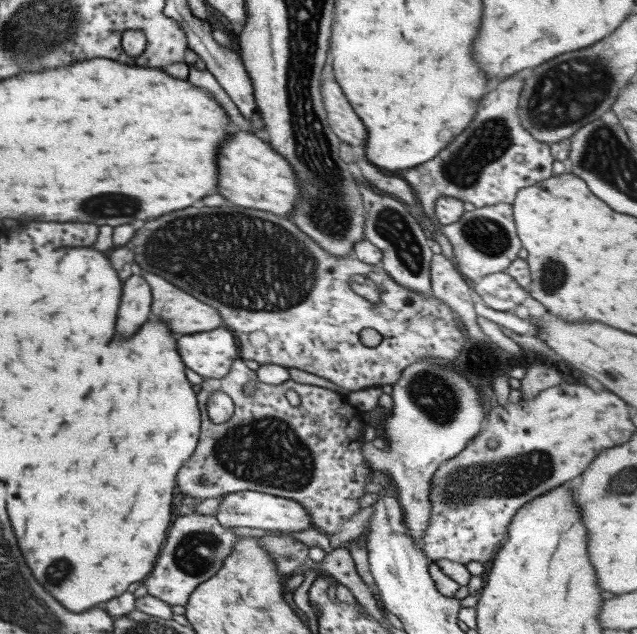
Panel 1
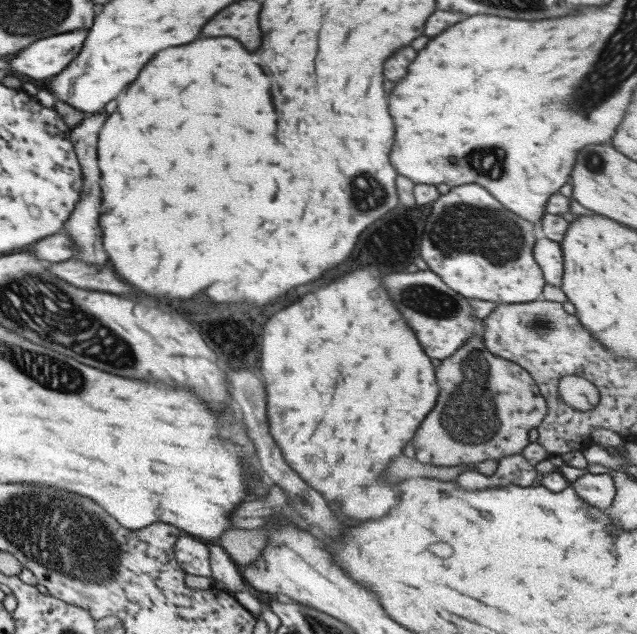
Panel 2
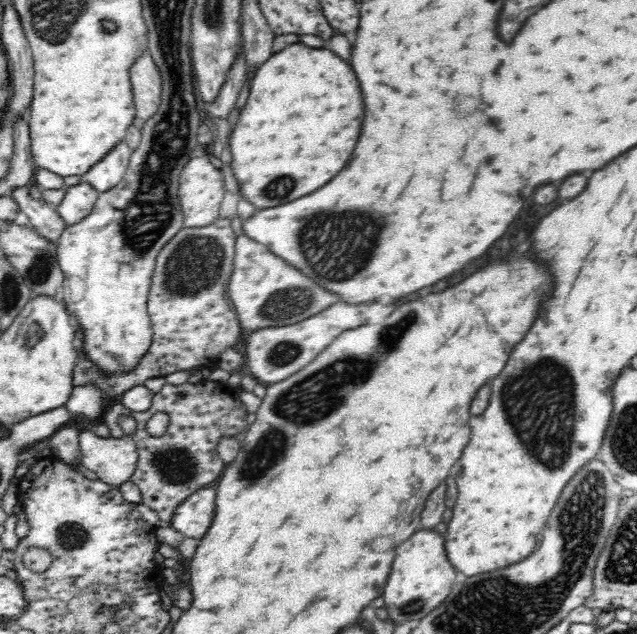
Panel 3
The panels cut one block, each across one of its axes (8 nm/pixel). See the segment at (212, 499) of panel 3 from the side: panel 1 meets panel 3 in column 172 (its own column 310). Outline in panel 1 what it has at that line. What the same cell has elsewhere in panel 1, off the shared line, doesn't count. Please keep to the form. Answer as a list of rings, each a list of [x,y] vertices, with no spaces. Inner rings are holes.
[[[241,491],[223,496],[216,510],[215,518],[221,527],[225,528],[255,528],[265,531],[299,532],[308,528],[315,528],[306,510],[297,502],[270,496],[268,493]]]

